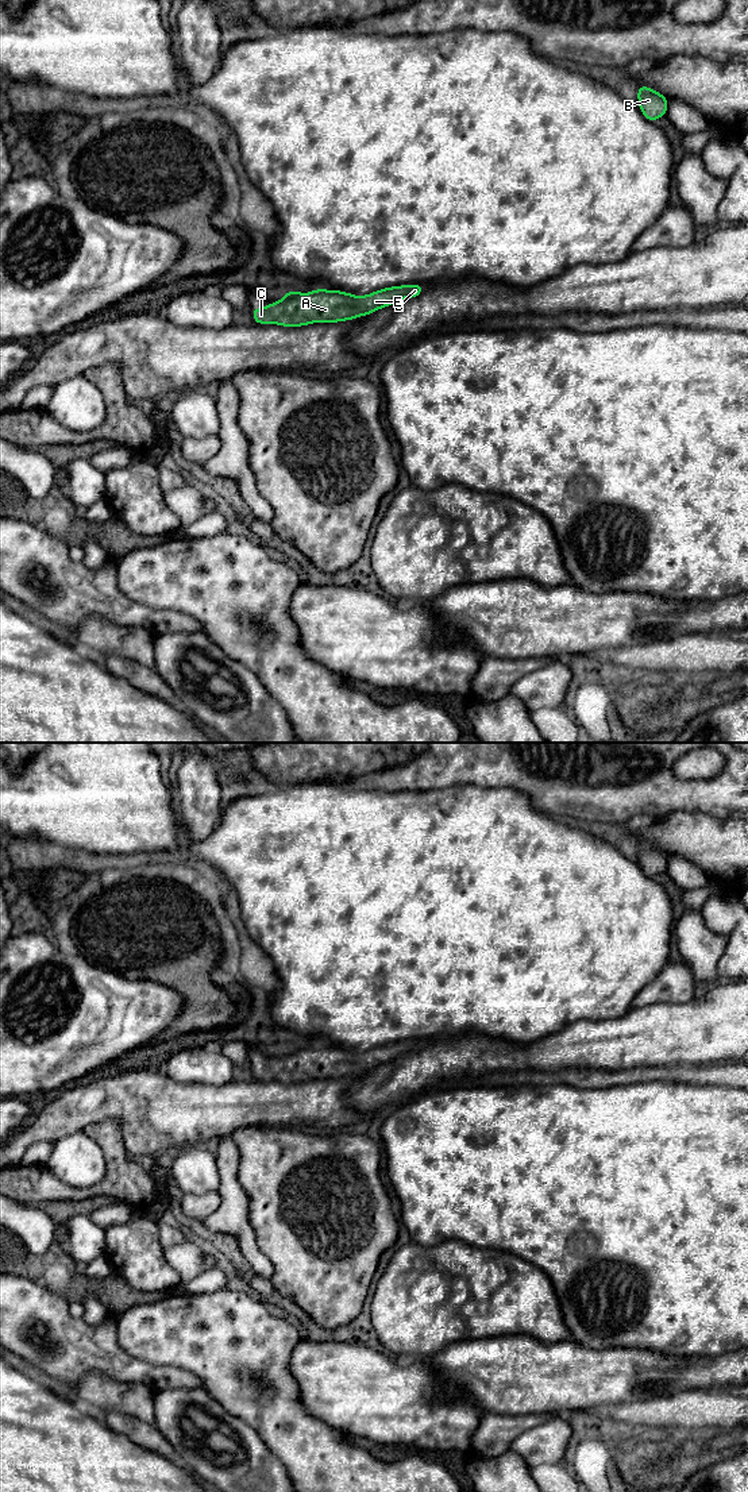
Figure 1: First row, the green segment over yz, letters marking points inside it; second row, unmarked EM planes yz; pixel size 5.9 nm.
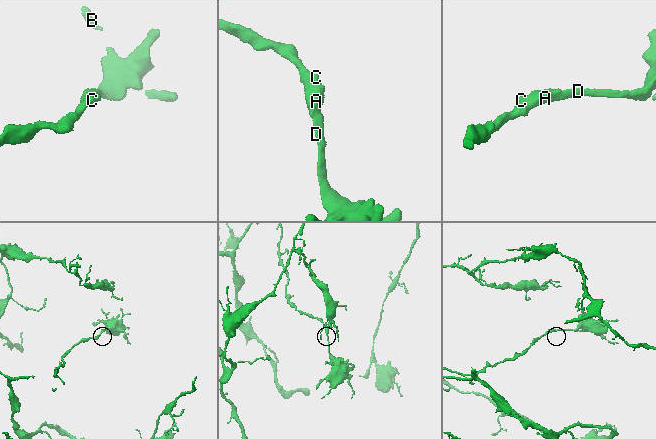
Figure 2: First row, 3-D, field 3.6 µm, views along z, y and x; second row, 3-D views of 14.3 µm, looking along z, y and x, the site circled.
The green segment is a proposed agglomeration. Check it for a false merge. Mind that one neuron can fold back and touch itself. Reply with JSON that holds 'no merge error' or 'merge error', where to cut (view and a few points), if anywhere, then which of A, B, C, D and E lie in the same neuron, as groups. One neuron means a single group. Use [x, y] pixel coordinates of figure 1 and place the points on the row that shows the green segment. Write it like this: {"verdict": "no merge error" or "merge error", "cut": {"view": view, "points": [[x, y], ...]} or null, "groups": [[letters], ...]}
{"verdict": "no merge error", "cut": null, "groups": [["A", "B", "C", "D", "E"]]}

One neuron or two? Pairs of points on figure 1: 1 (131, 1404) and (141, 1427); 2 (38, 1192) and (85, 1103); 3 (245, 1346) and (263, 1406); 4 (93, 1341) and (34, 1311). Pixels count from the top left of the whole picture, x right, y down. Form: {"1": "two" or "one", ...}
{"1": "two", "2": "two", "3": "one", "4": "one"}

